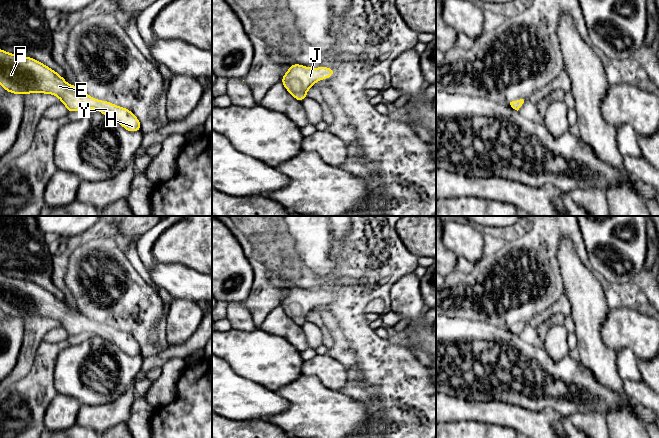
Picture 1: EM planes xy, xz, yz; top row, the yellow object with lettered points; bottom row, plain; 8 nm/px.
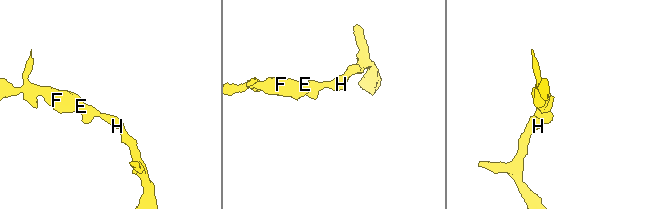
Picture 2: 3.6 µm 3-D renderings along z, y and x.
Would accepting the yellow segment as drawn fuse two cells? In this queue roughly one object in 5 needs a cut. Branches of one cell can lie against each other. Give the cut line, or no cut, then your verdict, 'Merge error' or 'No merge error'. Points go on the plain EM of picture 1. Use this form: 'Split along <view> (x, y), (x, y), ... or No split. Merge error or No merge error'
No split. No merge error

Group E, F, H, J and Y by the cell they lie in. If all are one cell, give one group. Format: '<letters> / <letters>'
E F H J Y

